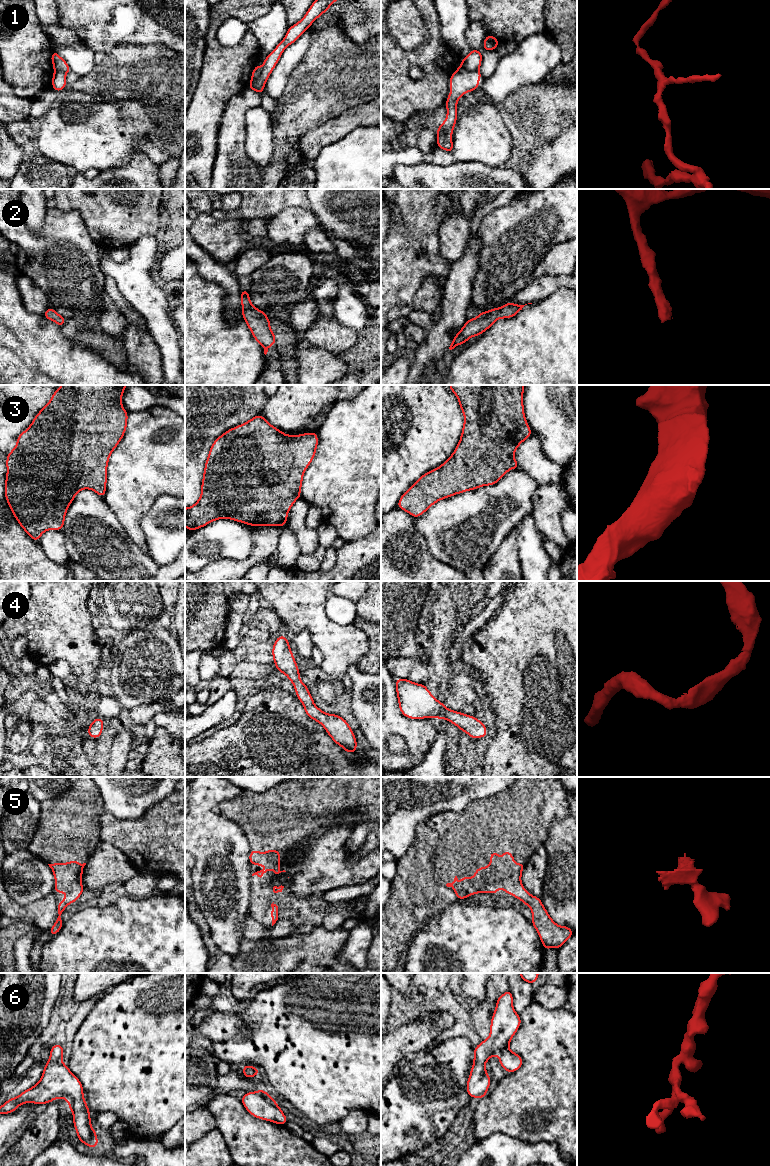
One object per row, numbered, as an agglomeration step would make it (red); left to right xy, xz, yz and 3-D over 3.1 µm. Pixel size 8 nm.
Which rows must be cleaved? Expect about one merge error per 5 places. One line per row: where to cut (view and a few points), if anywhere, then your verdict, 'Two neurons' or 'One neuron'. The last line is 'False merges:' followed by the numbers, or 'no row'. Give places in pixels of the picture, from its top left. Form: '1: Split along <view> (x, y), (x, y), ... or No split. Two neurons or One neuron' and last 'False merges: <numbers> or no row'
1: Split along yz (461, 66), (470, 71), (478, 71). Two neurons
2: No split. One neuron
3: No split. One neuron
4: No split. One neuron
5: No split. One neuron
6: No split. One neuron
False merges: 1

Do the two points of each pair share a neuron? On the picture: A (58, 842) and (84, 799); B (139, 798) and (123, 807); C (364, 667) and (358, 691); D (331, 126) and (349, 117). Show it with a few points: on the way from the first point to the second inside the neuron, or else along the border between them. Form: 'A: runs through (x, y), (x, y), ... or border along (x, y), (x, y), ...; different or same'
A: runs through (68, 831), (68, 826), (78, 810); same
B: runs through (135, 798), (132, 798), (127, 803); same
C: border along (356, 667), (360, 672), (368, 672), (370, 674); different
D: runs through (335, 126), (340, 126), (345, 121); same

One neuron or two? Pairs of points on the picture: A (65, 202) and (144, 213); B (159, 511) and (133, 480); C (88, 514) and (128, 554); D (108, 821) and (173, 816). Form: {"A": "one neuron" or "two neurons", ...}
{"A": "one neuron", "B": "two neurons", "C": "one neuron", "D": "one neuron"}

